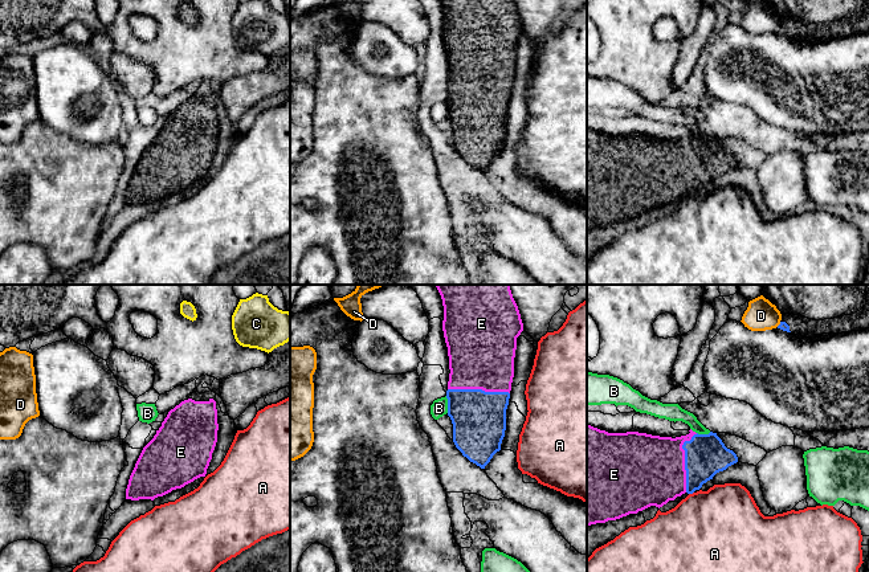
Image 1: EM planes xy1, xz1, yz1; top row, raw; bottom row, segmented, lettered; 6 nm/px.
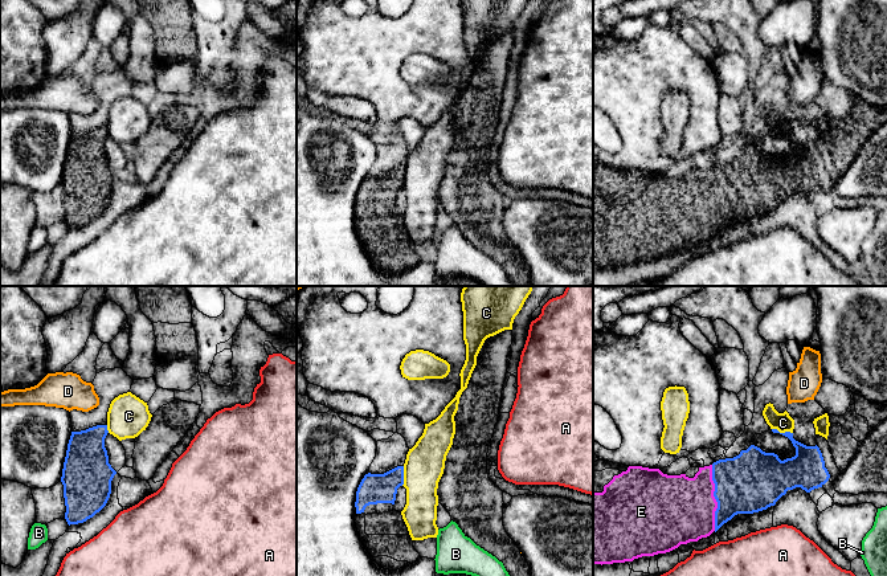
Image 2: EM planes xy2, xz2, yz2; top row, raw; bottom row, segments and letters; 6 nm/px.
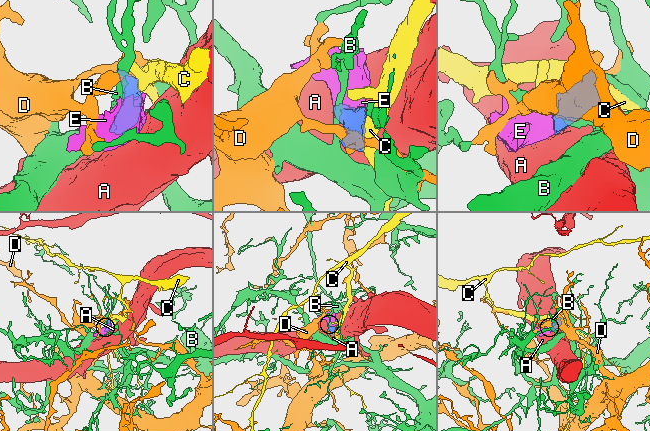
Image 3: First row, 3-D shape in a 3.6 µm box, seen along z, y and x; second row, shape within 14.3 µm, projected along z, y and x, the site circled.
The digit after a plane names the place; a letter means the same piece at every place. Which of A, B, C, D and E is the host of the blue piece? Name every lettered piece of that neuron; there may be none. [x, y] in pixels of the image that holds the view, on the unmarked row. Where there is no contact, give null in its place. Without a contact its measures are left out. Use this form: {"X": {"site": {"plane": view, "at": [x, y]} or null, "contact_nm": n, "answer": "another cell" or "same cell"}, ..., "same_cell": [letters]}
{"A": {"site": {"plane": "yz1", "at": [690, 196]}, "contact_nm": 40, "answer": "another cell"}, "B": {"site": {"plane": "xz1", "at": [448, 107]}, "contact_nm": 110, "answer": "another cell"}, "C": {"site": {"plane": "yz2", "at": [783, 137]}, "contact_nm": 130, "answer": "another cell"}, "D": {"site": {"plane": "yz1", "at": [779, 28]}, "contact_nm": 40, "answer": "another cell"}, "E": {"site": {"plane": "yz2", "at": [715, 201]}, "contact_nm": 400, "answer": "same cell"}, "same_cell": ["E"]}

